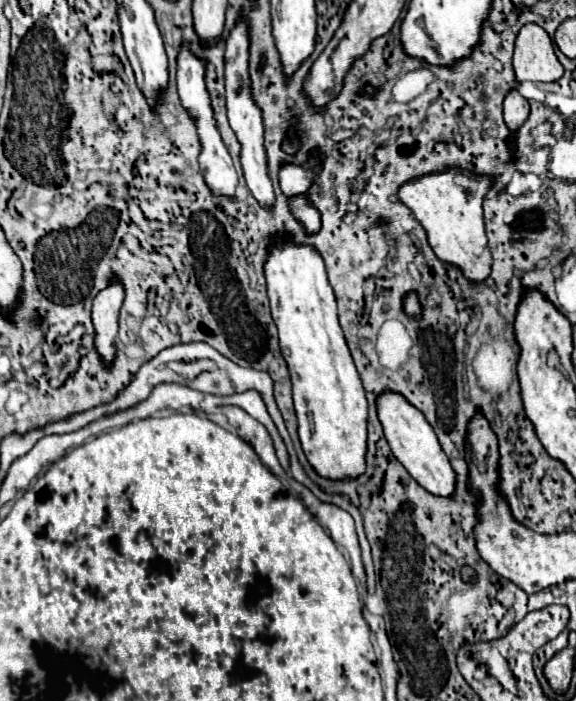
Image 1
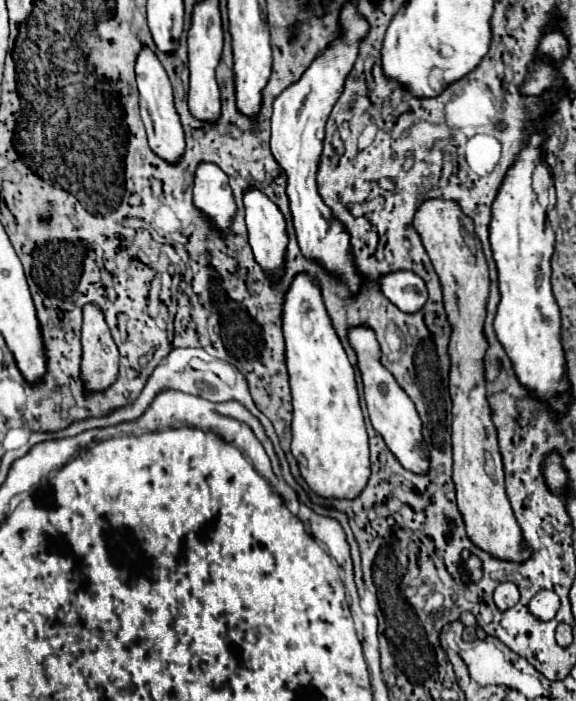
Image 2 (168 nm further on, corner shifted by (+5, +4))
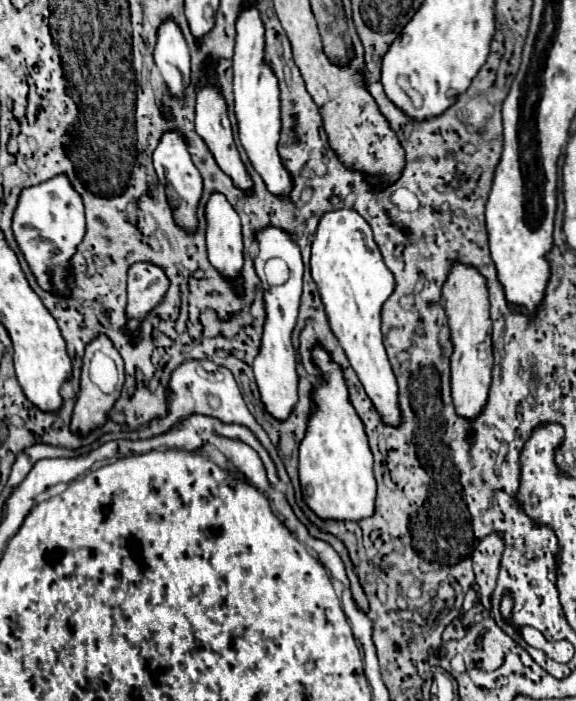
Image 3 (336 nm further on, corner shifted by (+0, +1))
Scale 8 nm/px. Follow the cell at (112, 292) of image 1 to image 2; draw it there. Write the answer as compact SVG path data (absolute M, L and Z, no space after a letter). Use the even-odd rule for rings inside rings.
M95 305L83 307L83 361L81 381L85 393L111 387L117 381L119 351L109 333L103 313Z

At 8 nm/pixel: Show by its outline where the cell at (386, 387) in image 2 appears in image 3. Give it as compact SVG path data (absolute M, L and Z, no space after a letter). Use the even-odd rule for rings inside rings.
M340 208L322 214L312 240L310 270L326 306L330 328L340 340L368 398L378 410L382 422L398 428L402 424L398 384L380 334L380 308L394 292L396 280L384 266L368 222L356 210Z

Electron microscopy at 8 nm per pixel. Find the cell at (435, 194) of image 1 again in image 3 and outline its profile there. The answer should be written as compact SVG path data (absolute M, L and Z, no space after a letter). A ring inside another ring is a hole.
M454 262L444 282L442 296L444 296L444 310L446 310L448 326L450 326L450 340L454 346L454 352L450 356L454 410L460 418L474 422L482 414L488 402L490 384L492 384L492 368L494 368L488 284L486 284L486 278L478 272L478 268L464 262Z

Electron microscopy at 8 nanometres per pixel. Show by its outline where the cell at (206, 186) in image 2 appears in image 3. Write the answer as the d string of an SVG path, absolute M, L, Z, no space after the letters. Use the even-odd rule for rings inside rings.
M212 192L206 202L206 246L212 266L240 290L242 226L240 216L224 194Z

